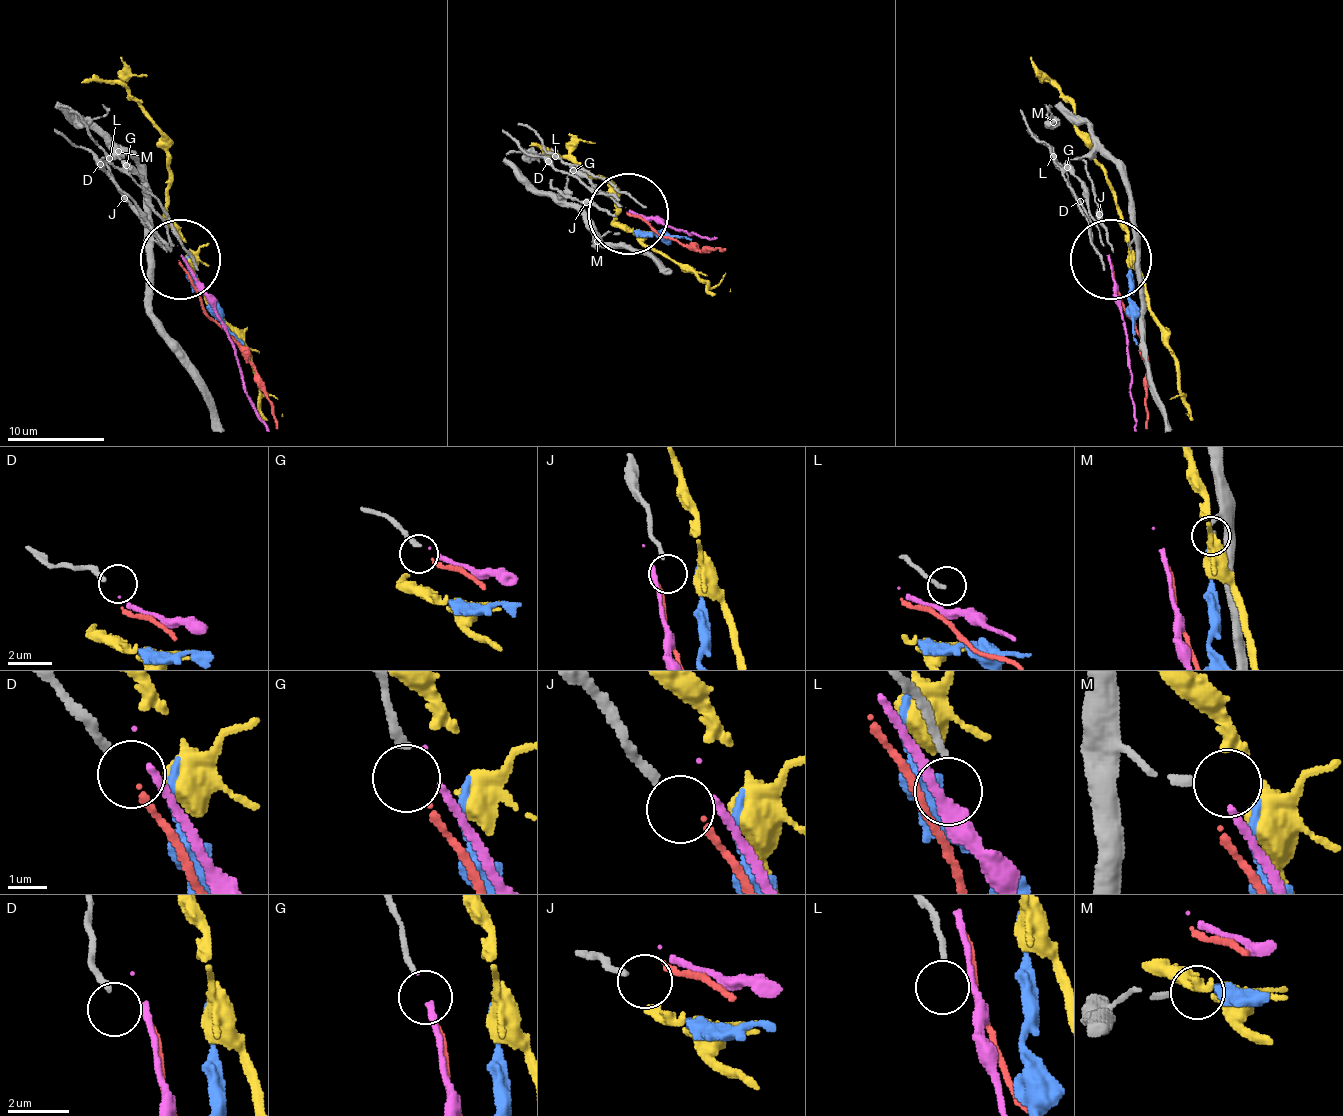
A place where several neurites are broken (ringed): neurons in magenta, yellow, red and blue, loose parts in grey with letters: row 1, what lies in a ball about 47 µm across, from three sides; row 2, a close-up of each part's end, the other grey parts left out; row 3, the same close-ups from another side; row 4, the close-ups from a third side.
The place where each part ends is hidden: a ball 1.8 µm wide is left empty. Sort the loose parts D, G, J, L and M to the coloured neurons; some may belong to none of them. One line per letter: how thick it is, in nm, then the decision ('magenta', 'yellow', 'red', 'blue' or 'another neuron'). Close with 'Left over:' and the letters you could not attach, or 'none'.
D: 240 nm | another neuron
G: 200 nm | red
J: 200 nm | another neuron
L: 180 nm | another neuron
M: 180 nm | blue
Left over: D, J, L

